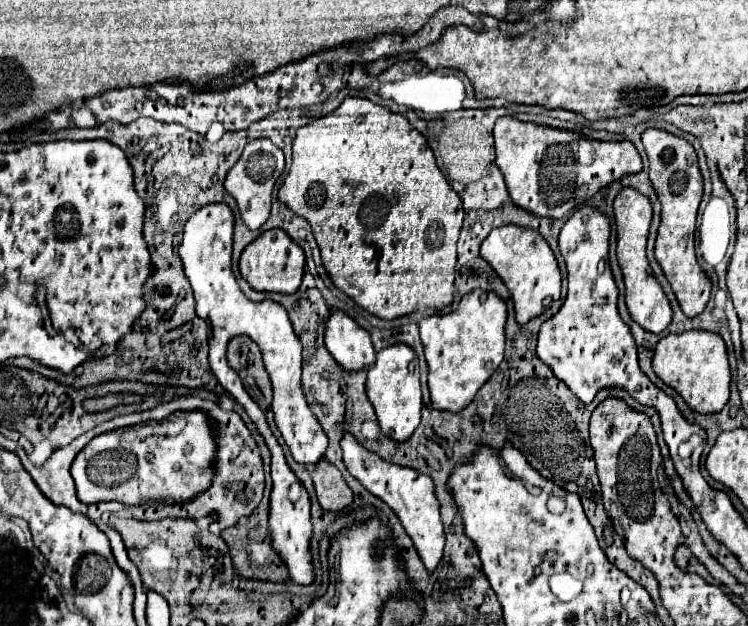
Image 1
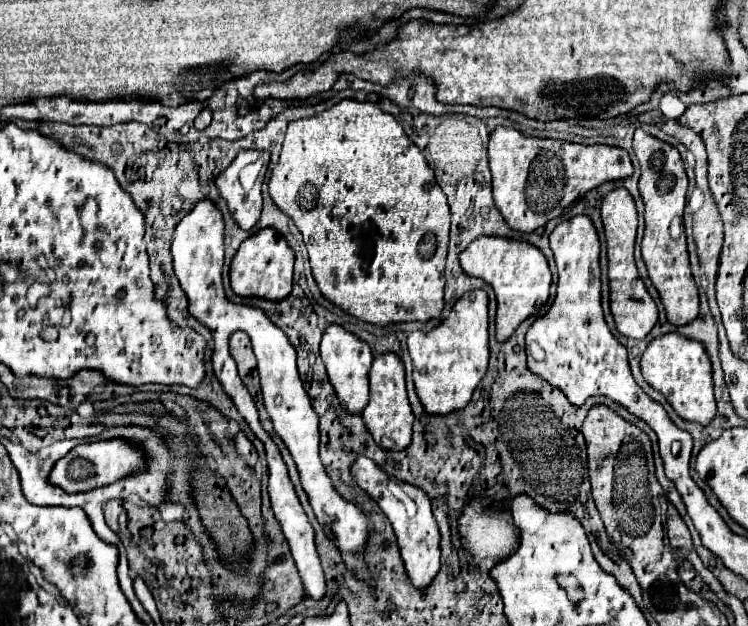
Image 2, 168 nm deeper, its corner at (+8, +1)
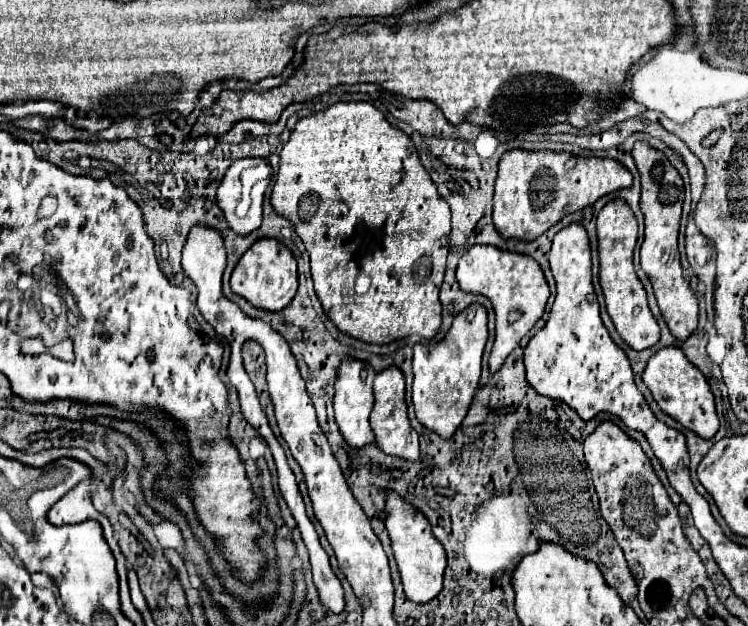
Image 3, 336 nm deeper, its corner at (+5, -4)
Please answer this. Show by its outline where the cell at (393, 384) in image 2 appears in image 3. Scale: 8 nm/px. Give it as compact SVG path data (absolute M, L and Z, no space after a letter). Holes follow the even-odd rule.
M389 367L375 377L375 407L371 413L371 429L377 437L377 445L383 453L401 457L407 461L415 461L419 457L419 437L411 429L407 419L407 405L405 405L405 379L397 367Z

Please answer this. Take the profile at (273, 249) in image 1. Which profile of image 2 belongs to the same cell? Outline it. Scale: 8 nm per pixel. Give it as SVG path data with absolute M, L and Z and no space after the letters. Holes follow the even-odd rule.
M260 230L252 234L240 250L236 252L230 264L230 282L232 290L238 296L260 296L266 300L282 300L292 290L292 270L294 270L294 252L276 230Z

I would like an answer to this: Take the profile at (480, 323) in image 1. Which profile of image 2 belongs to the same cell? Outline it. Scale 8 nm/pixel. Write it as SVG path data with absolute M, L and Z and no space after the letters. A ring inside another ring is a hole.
M476 290L472 296L462 296L450 310L450 316L434 326L430 332L422 334L422 330L414 330L408 334L408 352L414 362L414 386L416 394L430 414L448 414L454 410L462 410L470 398L474 388L480 384L482 376L486 374L490 348L488 348L488 296L484 290Z

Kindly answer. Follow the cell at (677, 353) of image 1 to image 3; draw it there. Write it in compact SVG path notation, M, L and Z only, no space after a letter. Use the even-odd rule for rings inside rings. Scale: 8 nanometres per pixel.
M665 347L657 351L643 371L643 383L649 387L661 411L679 421L683 427L687 427L703 439L711 439L717 433L719 417L715 411L715 401L709 383L703 377L703 373L683 355L683 351L679 351L677 347Z

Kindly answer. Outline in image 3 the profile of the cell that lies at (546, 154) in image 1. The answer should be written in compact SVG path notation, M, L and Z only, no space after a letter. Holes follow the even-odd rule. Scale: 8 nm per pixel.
M511 149L499 161L499 175L495 181L495 195L493 195L493 225L503 239L533 241L539 235L543 235L549 227L553 227L557 221L561 221L565 215L593 205L603 195L627 189L631 187L631 183L633 183L631 173L627 171L625 165L621 165L615 159L597 159L597 157L585 159L585 157L575 157L571 153L555 153L555 151L531 153L523 149Z

